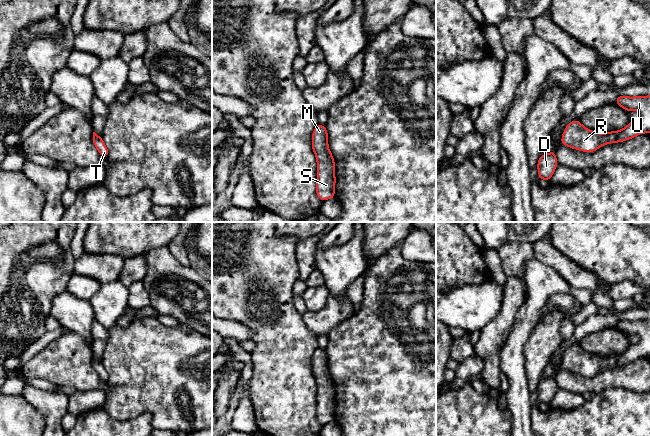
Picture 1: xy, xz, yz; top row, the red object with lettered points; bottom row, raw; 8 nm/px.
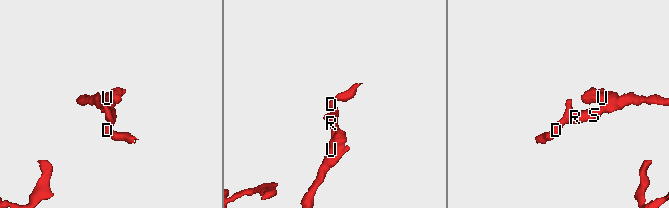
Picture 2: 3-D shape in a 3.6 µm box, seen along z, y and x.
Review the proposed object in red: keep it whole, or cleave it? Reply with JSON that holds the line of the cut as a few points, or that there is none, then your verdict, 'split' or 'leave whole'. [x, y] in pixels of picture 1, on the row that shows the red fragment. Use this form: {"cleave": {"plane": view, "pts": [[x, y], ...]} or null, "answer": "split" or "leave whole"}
{"cleave": null, "answer": "leave whole"}

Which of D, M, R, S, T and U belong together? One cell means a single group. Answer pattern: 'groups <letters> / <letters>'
groups D M R S T U

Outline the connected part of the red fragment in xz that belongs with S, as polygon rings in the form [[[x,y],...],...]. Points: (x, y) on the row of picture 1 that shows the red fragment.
[[[318,124],[314,128],[312,149],[317,159],[317,196],[322,201],[335,198],[335,162],[328,147],[326,126]]]

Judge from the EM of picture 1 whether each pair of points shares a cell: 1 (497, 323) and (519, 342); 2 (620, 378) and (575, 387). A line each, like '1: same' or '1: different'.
1: different
2: same

